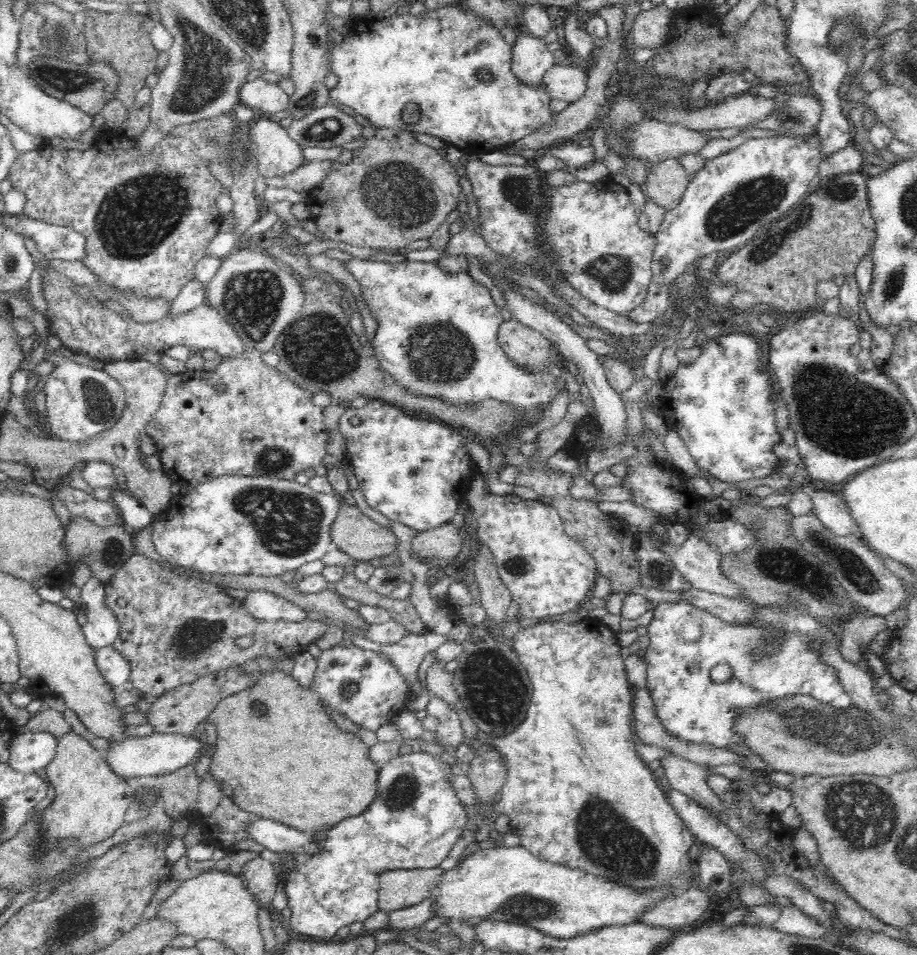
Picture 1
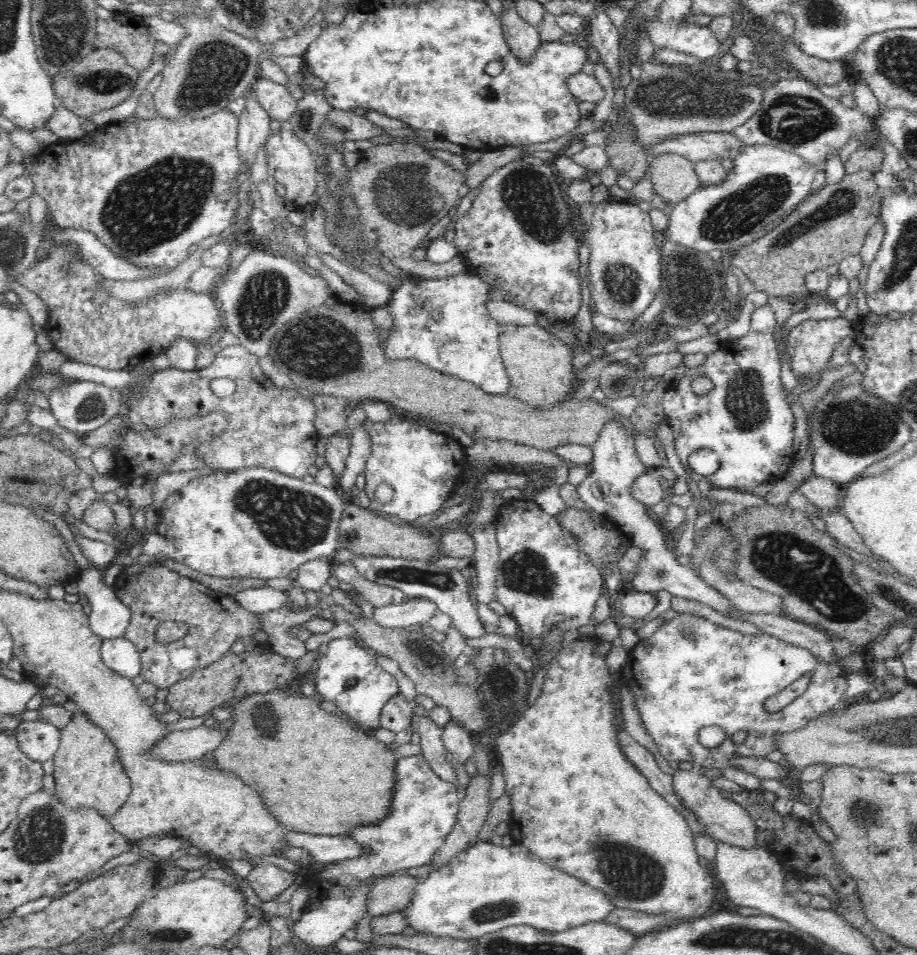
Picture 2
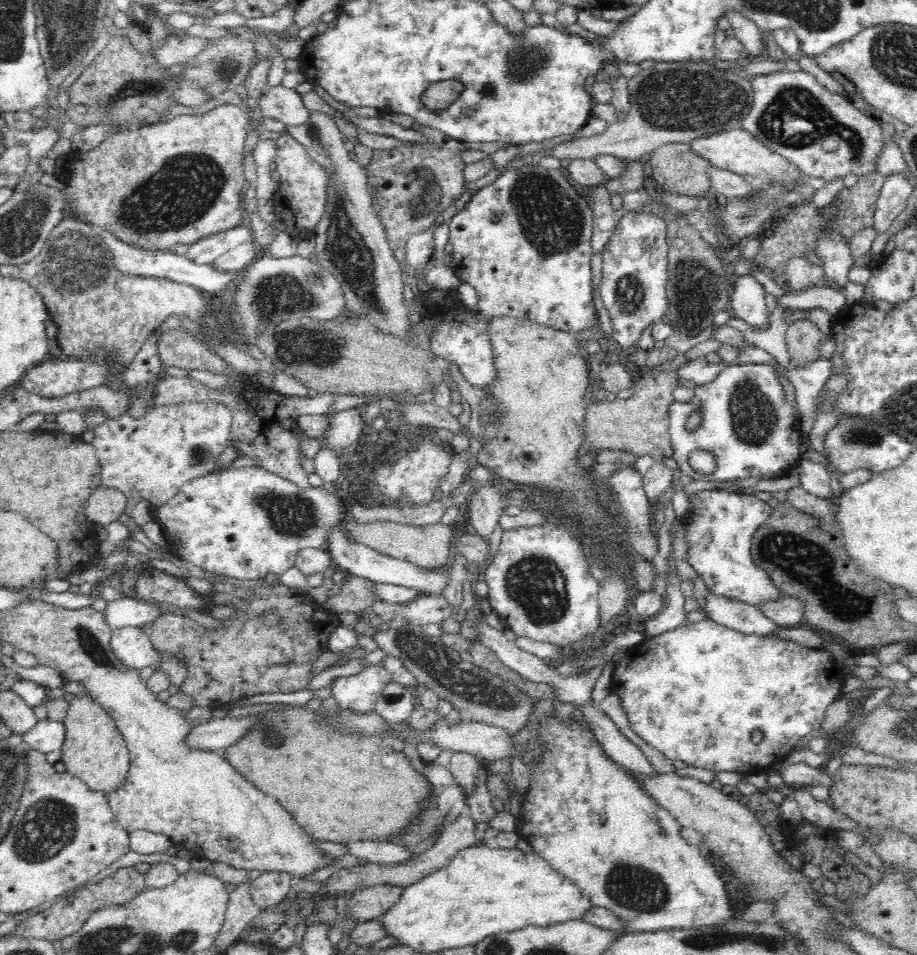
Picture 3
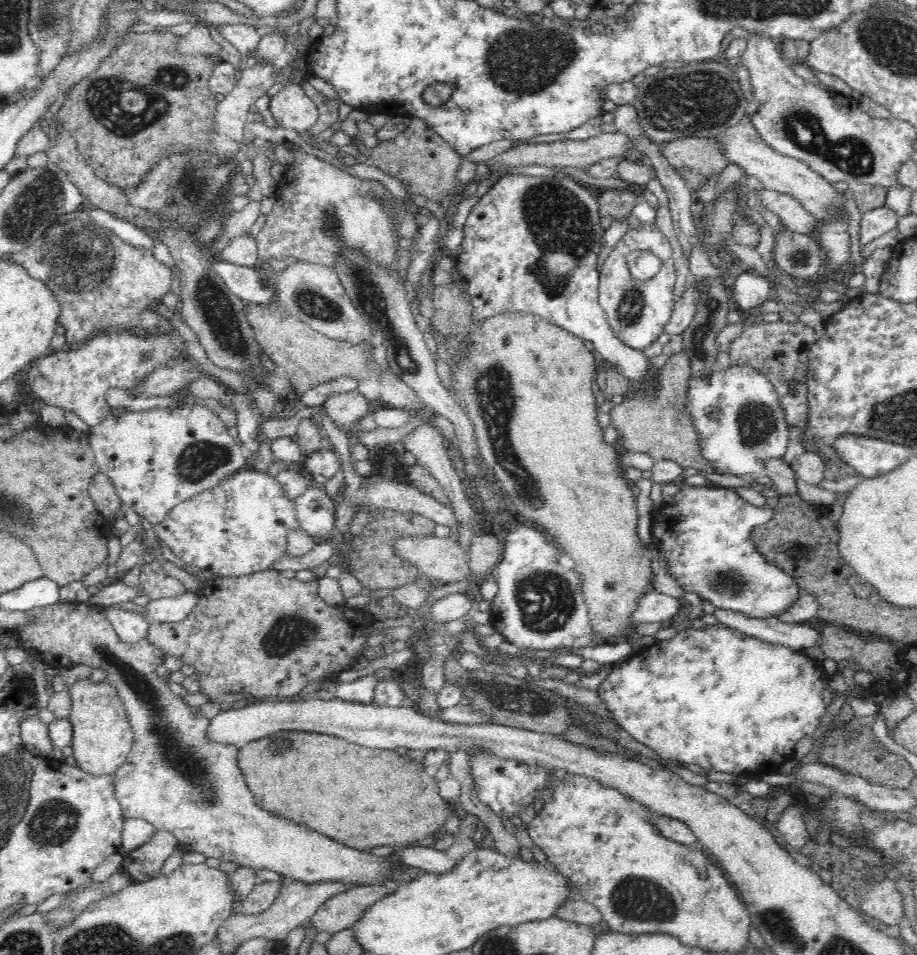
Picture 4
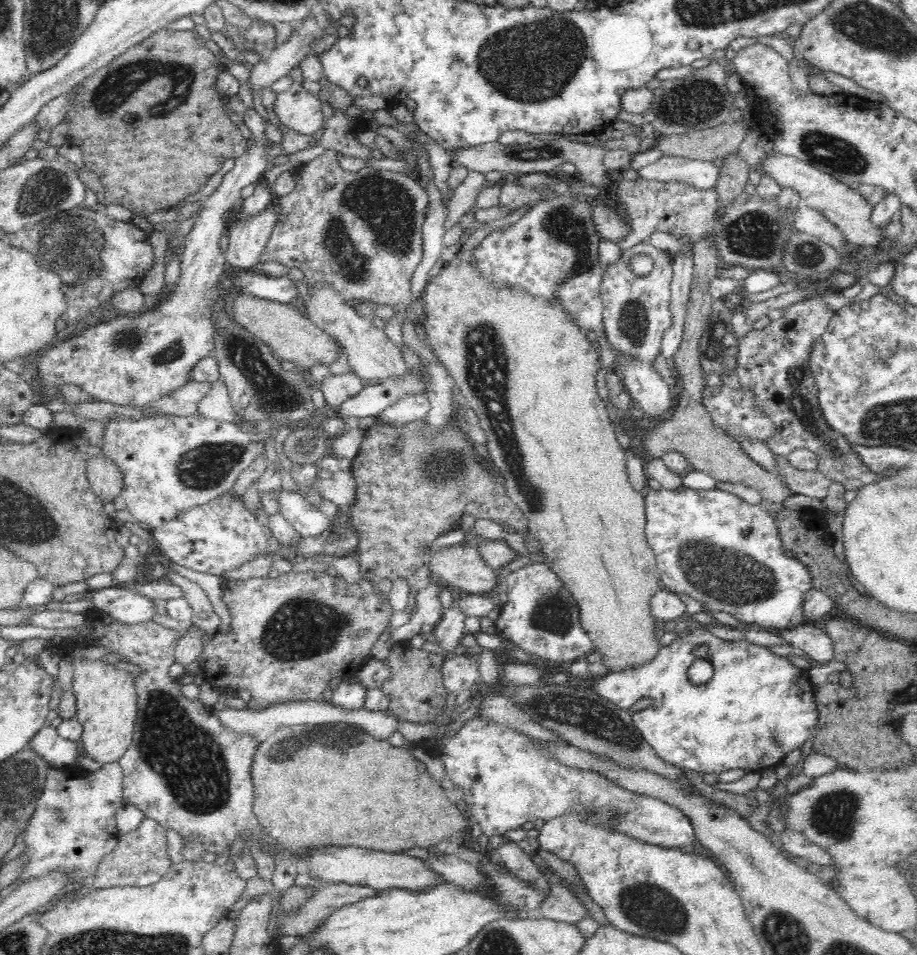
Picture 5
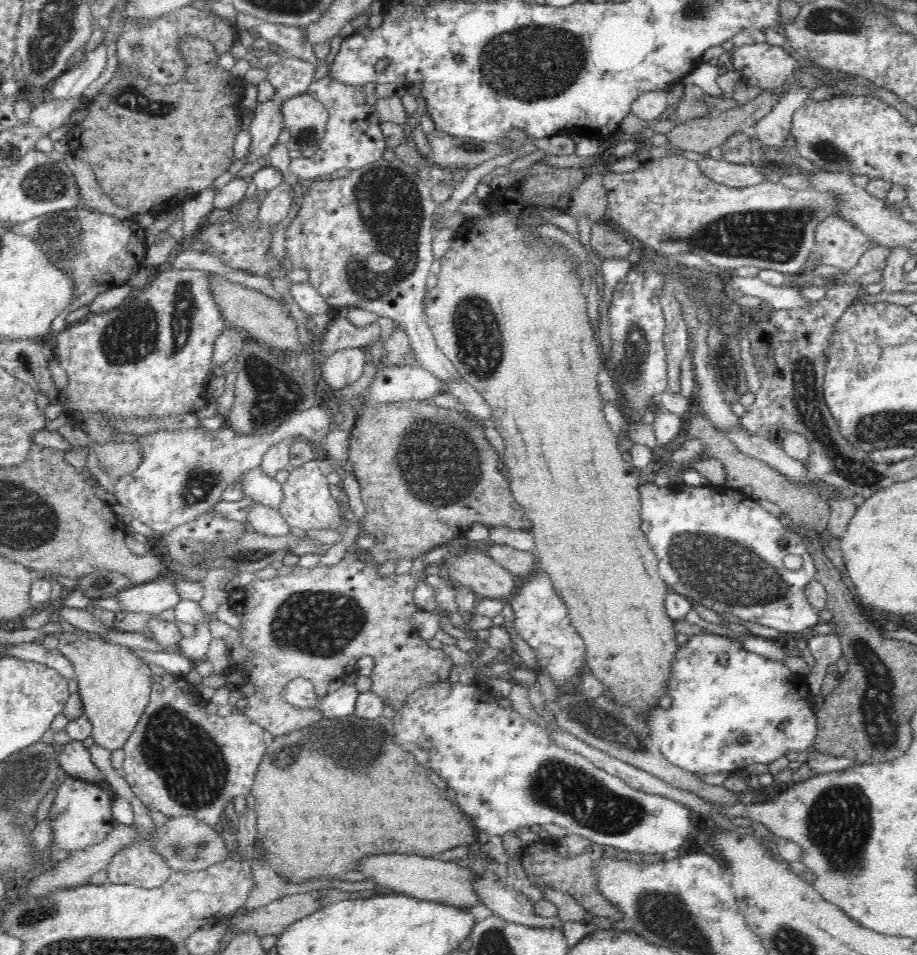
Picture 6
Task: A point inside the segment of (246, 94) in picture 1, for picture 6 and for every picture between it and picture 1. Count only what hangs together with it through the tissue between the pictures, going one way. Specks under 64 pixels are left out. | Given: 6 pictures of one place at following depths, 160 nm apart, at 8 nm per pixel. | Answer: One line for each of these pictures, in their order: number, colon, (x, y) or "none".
2: (275, 98)
3: (280, 103)
4: (292, 108)
5: (299, 111)
6: (306, 119)

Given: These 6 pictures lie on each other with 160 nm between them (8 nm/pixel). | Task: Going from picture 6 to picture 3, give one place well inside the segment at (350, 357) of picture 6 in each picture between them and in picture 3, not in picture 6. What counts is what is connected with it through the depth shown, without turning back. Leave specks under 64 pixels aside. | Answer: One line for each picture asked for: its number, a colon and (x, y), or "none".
3: (345, 426)
4: (344, 407)
5: (337, 387)

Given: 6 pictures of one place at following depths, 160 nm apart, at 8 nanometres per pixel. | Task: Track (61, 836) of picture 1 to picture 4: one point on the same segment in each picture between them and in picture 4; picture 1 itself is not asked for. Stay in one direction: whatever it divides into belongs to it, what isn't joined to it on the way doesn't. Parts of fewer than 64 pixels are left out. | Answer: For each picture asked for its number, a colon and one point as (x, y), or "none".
2: (88, 771)
3: (94, 749)
4: (103, 737)

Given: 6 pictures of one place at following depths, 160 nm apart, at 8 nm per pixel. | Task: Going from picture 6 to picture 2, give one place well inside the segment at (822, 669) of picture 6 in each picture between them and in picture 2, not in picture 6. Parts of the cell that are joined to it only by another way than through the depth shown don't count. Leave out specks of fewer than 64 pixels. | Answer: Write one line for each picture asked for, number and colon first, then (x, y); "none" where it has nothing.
2: (608, 490)
3: (744, 618)
4: (791, 635)
5: (815, 642)

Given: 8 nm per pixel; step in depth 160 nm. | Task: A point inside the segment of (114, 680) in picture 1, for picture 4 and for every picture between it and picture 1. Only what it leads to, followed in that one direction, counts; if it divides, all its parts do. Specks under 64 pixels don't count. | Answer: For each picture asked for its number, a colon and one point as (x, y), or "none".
2: (120, 654)
3: (132, 644)
4: (131, 626)

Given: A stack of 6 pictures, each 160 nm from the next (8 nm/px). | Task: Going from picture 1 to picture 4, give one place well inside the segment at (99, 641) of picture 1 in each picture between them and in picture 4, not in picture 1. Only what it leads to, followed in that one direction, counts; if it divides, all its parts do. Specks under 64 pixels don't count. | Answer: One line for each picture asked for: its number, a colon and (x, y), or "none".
2: (109, 618)
3: (126, 611)
4: (174, 609)

